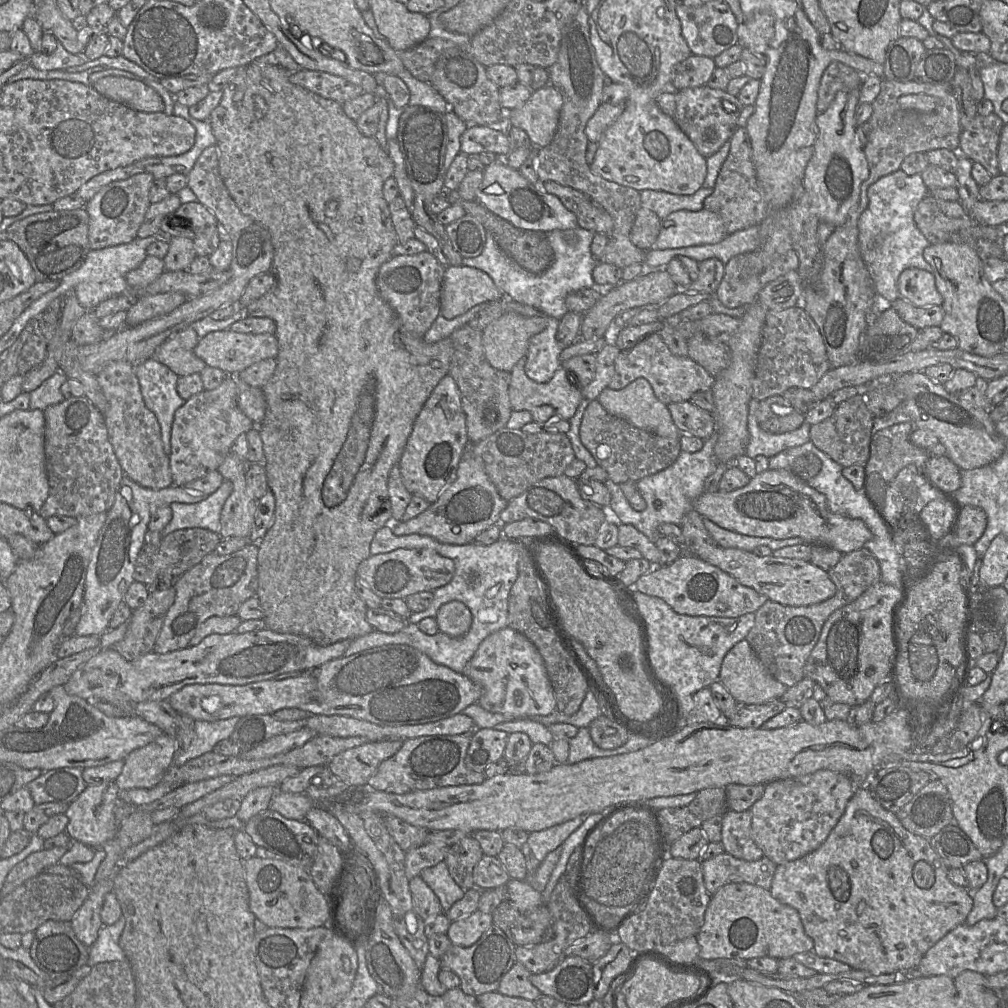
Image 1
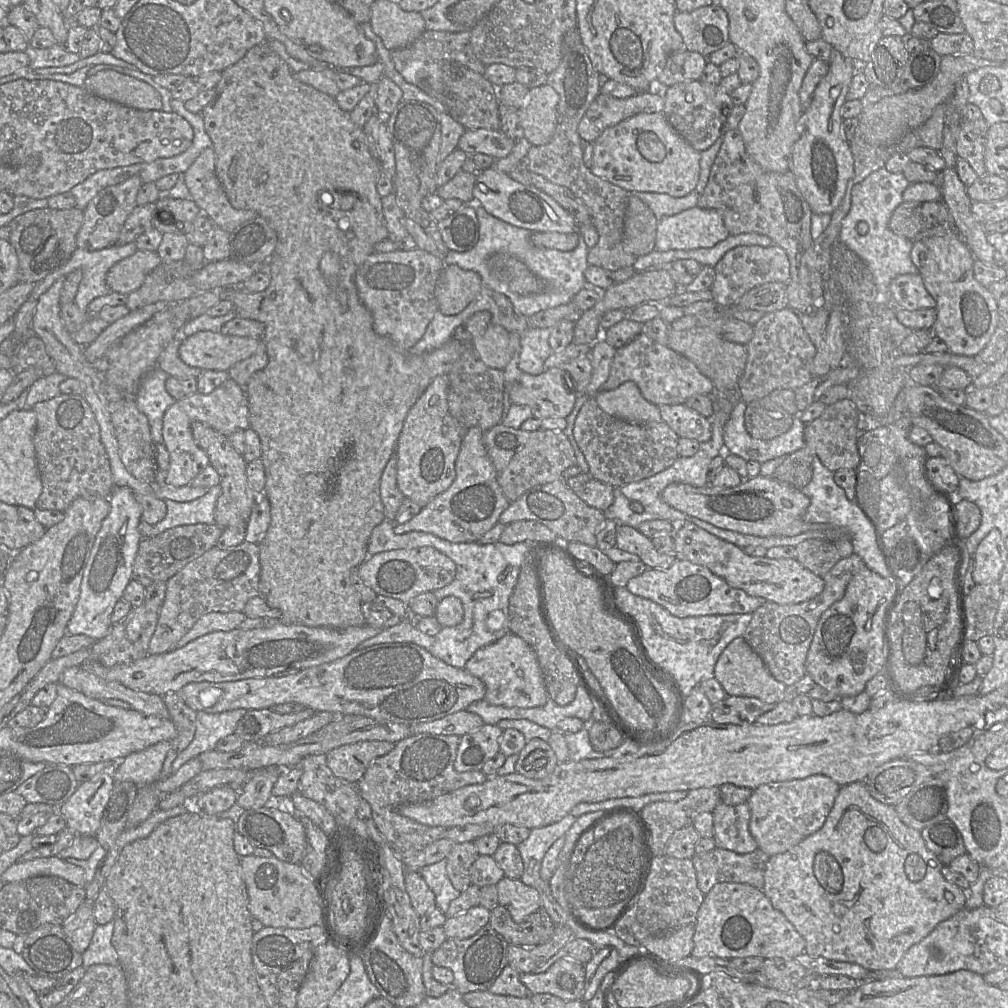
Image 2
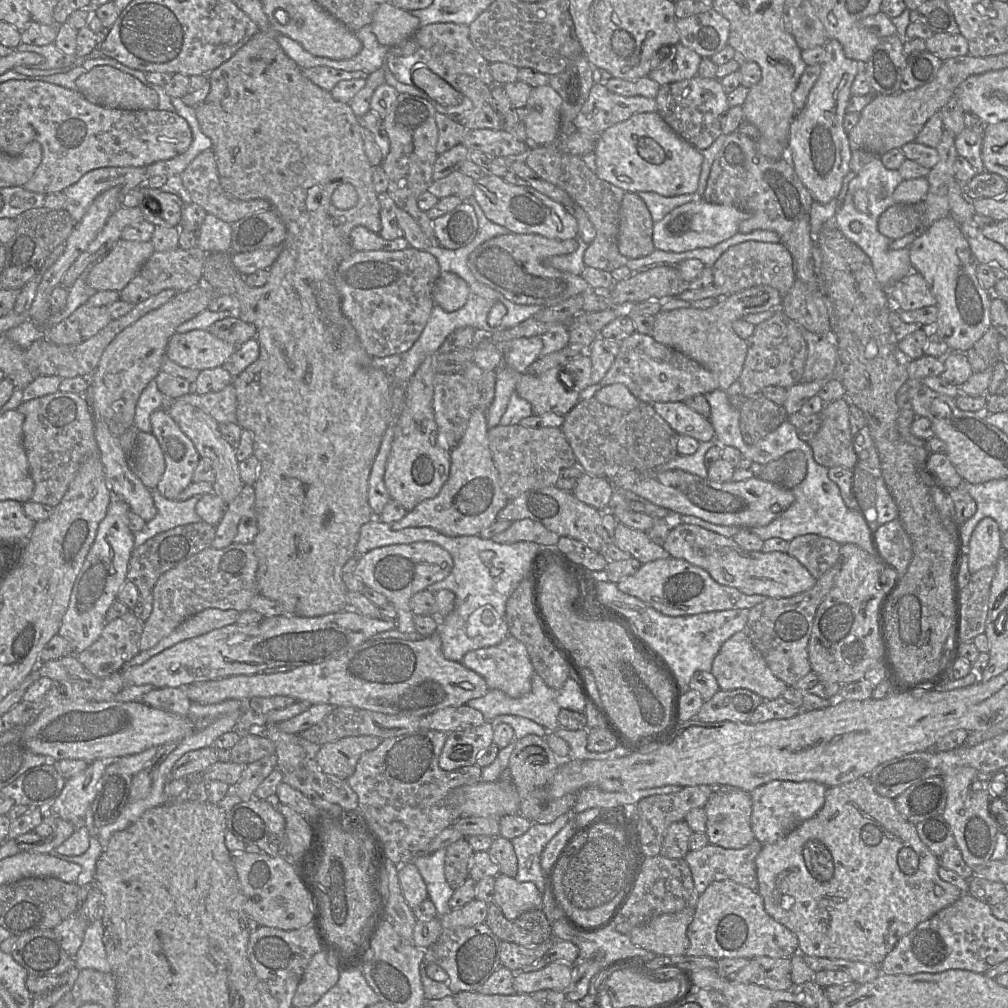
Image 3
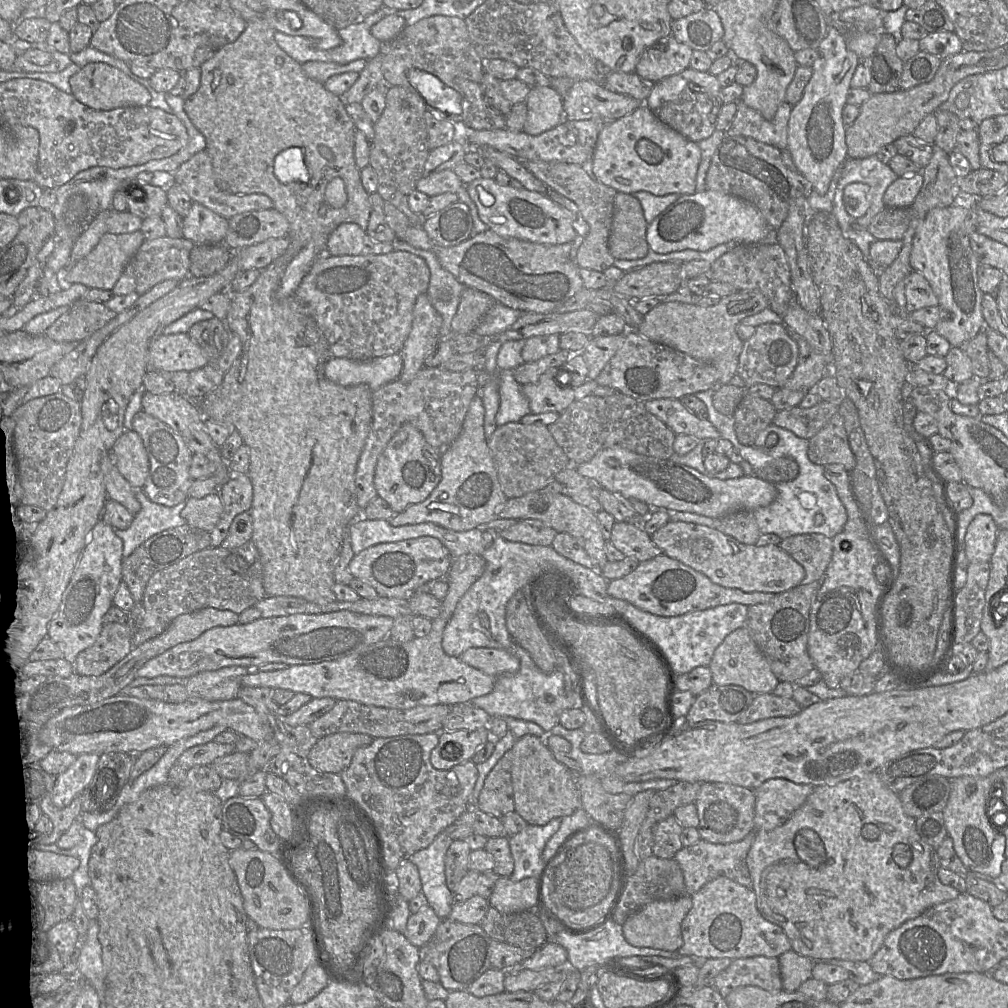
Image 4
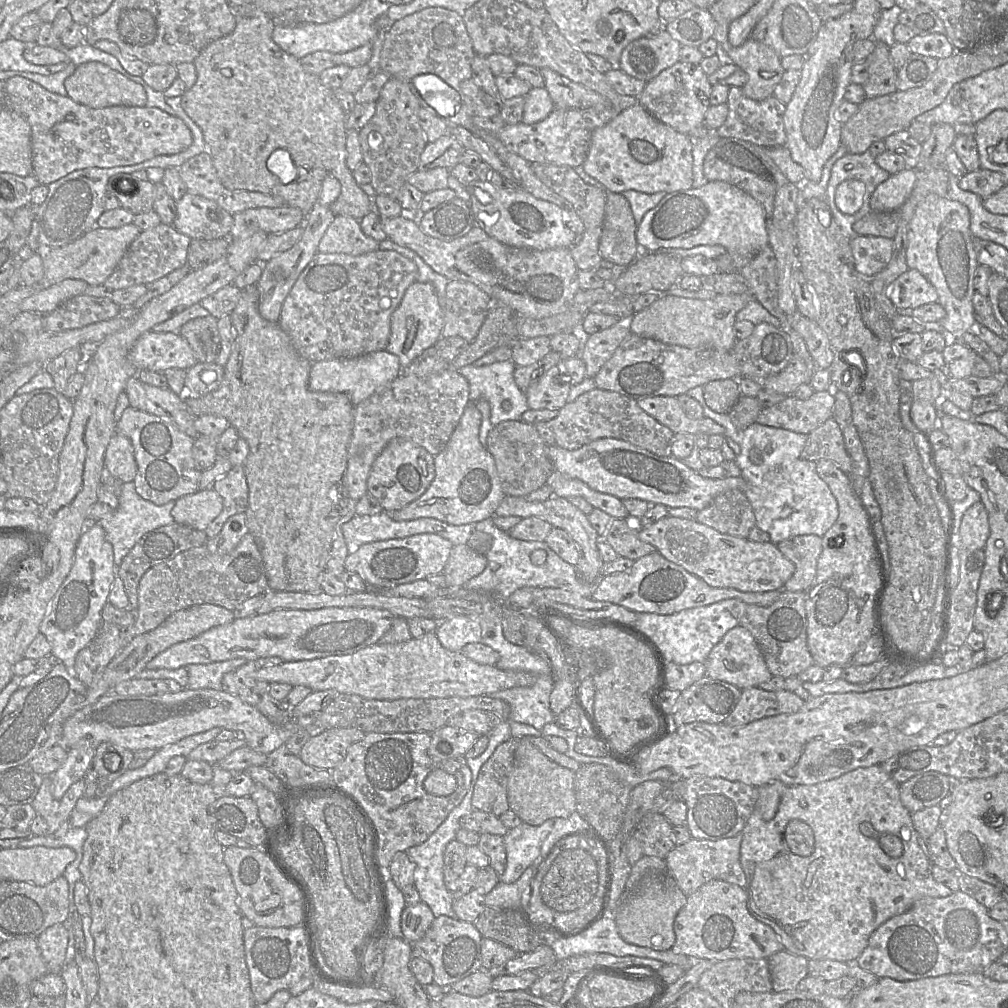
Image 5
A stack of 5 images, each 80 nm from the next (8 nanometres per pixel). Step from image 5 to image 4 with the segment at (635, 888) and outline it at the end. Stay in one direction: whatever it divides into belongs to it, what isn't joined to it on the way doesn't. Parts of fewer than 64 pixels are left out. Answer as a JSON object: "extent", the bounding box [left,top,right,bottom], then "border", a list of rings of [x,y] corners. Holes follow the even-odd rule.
{"extent":[622,895,692,951],"border":[[[691,895],[657,900],[646,904],[631,914],[622,924],[626,941],[635,947],[648,947],[667,951],[678,951],[683,944],[681,923],[692,907]]]}

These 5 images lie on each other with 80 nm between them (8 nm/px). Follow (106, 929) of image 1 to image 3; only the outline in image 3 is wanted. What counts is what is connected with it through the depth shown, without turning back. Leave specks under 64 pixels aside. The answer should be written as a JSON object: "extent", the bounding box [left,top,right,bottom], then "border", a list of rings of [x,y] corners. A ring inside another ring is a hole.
{"extent":[74,921,111,972],"border":[[[102,921],[88,924],[83,943],[74,957],[77,969],[111,972],[111,966],[108,962],[103,942],[103,934],[104,927]]]}

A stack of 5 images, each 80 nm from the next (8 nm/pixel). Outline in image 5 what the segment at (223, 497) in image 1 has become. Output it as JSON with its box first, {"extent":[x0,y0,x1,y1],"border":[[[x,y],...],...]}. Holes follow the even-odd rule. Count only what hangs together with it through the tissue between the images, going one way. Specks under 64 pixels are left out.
{"extent":[97,482,175,568],"border":[[[133,482],[122,484],[118,500],[119,506],[117,510],[97,522],[104,528],[106,539],[113,546],[114,563],[117,568],[144,534],[161,526],[174,523],[171,511],[175,505],[175,501],[170,501],[164,505],[156,505],[151,501],[145,500],[137,493]]]}

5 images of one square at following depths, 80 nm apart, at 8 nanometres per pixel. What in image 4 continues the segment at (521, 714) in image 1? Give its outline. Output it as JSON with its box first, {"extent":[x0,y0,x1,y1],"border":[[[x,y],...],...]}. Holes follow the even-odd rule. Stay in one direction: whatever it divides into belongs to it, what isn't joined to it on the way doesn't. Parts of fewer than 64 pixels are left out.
{"extent":[460,648,520,677],"border":[[[469,648],[460,655],[460,659],[469,666],[495,677],[504,673],[516,673],[520,668],[519,659],[504,649]]]}

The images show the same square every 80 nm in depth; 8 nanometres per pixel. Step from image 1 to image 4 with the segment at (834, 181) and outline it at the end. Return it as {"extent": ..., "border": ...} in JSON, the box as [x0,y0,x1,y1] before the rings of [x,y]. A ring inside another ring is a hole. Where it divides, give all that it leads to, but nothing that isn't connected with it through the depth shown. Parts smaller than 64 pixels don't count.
{"extent":[786,27,861,195],"border":[[[836,27],[828,28],[817,50],[819,57],[811,66],[812,76],[804,88],[802,98],[790,113],[786,150],[810,189],[824,195],[834,173],[848,159],[842,110],[847,104],[851,80],[861,60],[847,48],[845,36]]]}

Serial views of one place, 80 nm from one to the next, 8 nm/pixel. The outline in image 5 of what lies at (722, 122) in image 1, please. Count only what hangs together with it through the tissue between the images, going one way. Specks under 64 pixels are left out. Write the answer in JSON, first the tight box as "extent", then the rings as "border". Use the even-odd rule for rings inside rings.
{"extent":[638,60,711,135],"border":[[[680,60],[648,81],[638,99],[657,120],[688,135],[691,130],[704,125],[705,113],[710,106],[711,90],[708,76],[699,65]]]}

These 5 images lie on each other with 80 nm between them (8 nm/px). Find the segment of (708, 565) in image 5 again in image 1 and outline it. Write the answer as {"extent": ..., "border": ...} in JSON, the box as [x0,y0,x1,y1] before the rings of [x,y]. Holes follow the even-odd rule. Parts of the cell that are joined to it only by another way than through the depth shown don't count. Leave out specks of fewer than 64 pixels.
{"extent":[680,510,836,607],"border":[[[691,510],[681,525],[685,544],[680,545],[682,555],[691,554],[707,562],[730,576],[740,584],[754,589],[757,593],[767,596],[770,601],[785,606],[801,607],[823,602],[836,593],[836,586],[831,581],[828,572],[802,559],[779,558],[775,556],[758,557],[753,552],[737,548],[723,548],[710,536],[702,516]]]}

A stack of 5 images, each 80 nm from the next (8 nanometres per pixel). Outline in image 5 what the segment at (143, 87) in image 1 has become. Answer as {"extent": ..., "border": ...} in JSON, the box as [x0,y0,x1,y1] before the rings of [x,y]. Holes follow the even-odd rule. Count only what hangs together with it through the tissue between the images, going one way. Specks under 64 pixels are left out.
{"extent":[64,62,146,109],"border":[[[87,62],[76,67],[64,82],[67,95],[74,102],[91,109],[112,106],[143,107],[146,105],[145,89],[121,73],[100,62]]]}

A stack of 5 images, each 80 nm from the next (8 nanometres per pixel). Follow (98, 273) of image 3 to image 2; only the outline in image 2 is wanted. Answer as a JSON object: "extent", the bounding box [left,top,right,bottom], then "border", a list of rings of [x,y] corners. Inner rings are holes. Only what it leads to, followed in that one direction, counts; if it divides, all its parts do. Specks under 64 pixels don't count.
{"extent":[106,250,161,295],"border":[[[137,250],[108,271],[106,283],[112,291],[128,295],[140,288],[147,275],[161,262],[157,252]]]}

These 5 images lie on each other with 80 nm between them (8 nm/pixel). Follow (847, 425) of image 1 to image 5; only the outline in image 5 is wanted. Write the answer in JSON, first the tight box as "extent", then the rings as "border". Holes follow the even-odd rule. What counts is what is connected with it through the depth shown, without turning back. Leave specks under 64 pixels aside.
{"extent":[802,418,852,472],"border":[[[833,418],[808,434],[802,457],[813,462],[831,460],[843,472],[851,472],[852,460],[845,448],[843,429]]]}

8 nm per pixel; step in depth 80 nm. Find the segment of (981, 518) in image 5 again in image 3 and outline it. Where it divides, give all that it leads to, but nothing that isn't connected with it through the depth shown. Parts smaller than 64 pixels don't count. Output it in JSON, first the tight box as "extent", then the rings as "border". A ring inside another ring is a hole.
{"extent":[966,518,1002,574],"border":[[[983,518],[977,524],[966,545],[966,561],[971,574],[984,567],[995,567],[1002,552],[1001,536],[998,524],[992,518]]]}

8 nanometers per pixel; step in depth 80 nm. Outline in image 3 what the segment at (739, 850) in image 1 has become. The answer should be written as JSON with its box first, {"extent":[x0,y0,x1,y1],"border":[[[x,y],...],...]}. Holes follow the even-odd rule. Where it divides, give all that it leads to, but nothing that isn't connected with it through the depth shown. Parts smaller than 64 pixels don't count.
{"extent":[704,788,755,849],"border":[[[739,788],[715,790],[704,807],[710,844],[741,849],[755,839],[751,826],[752,798]]]}

